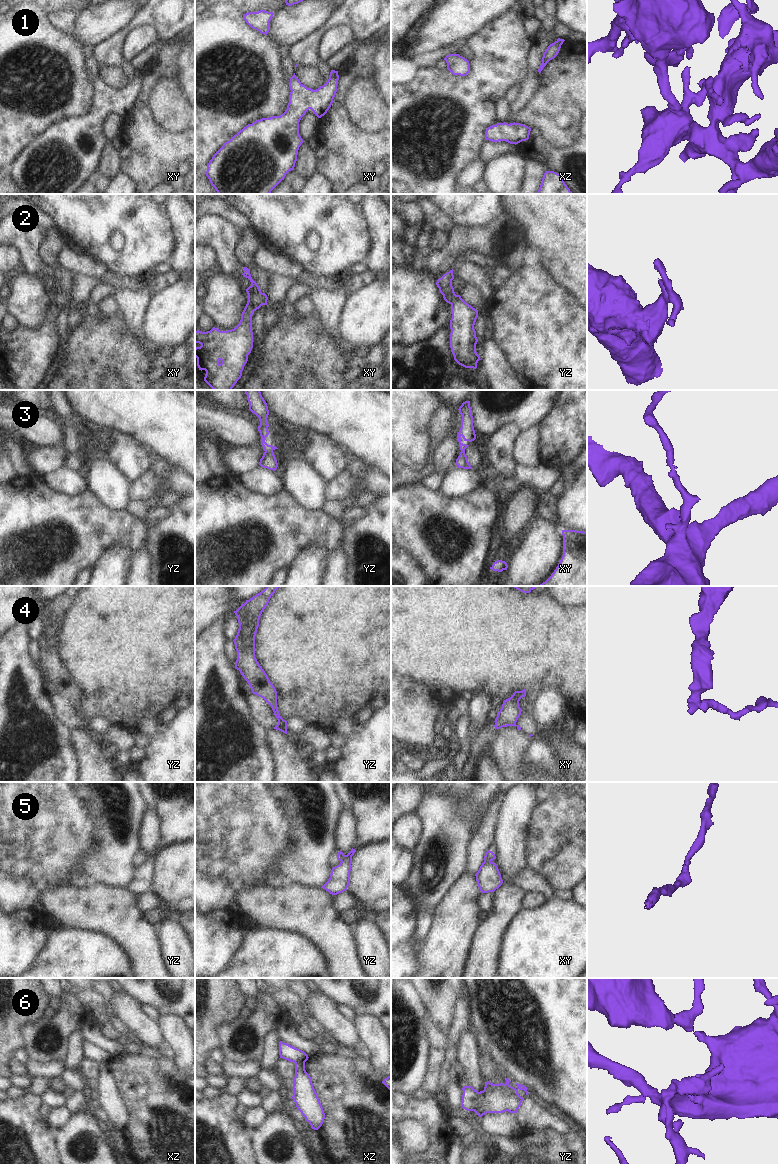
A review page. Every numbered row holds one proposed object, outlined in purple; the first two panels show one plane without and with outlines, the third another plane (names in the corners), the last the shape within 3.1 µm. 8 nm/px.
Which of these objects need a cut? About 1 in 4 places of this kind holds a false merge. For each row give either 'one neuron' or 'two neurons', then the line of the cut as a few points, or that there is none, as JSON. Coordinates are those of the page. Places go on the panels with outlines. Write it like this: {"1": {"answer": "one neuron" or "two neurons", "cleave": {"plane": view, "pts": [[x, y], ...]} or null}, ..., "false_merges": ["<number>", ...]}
{"1": {"answer": "one neuron", "cleave": null}, "2": {"answer": "two neurons", "cleave": {"plane": "xy", "pts": [[248, 298], [254, 310]]}}, "3": {"answer": "one neuron", "cleave": null}, "4": {"answer": "two neurons", "cleave": {"plane": "yz", "pts": [[277, 718], [282, 721], [285, 720]]}}, "5": {"answer": "one neuron", "cleave": null}, "6": {"answer": "one neuron", "cleave": null}, "false_merges": ["2", "4"]}

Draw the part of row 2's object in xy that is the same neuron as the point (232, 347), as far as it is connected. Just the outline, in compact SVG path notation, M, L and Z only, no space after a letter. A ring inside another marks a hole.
M248 299L241 314L241 320L234 329L220 331L213 327L210 331L195 331L195 343L201 346L195 348L195 357L199 370L205 370L204 381L213 390L232 390L242 376L242 371L248 361L248 355L253 348L252 315L254 309Z

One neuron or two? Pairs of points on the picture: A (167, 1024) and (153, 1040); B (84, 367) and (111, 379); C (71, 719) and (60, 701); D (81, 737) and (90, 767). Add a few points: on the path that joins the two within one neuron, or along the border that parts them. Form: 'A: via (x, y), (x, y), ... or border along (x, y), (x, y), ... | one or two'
A: border along (156, 1022), (162, 1037), (163, 1046) | two
B: border along (100, 376), (105, 370), (113, 370), (121, 379) | two
C: via (68, 715), (61, 705) | one
D: via (83, 744), (90, 753), (90, 760) | one

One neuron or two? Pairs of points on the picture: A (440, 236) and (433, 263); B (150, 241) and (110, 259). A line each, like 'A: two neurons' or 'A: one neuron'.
A: two neurons
B: one neuron

